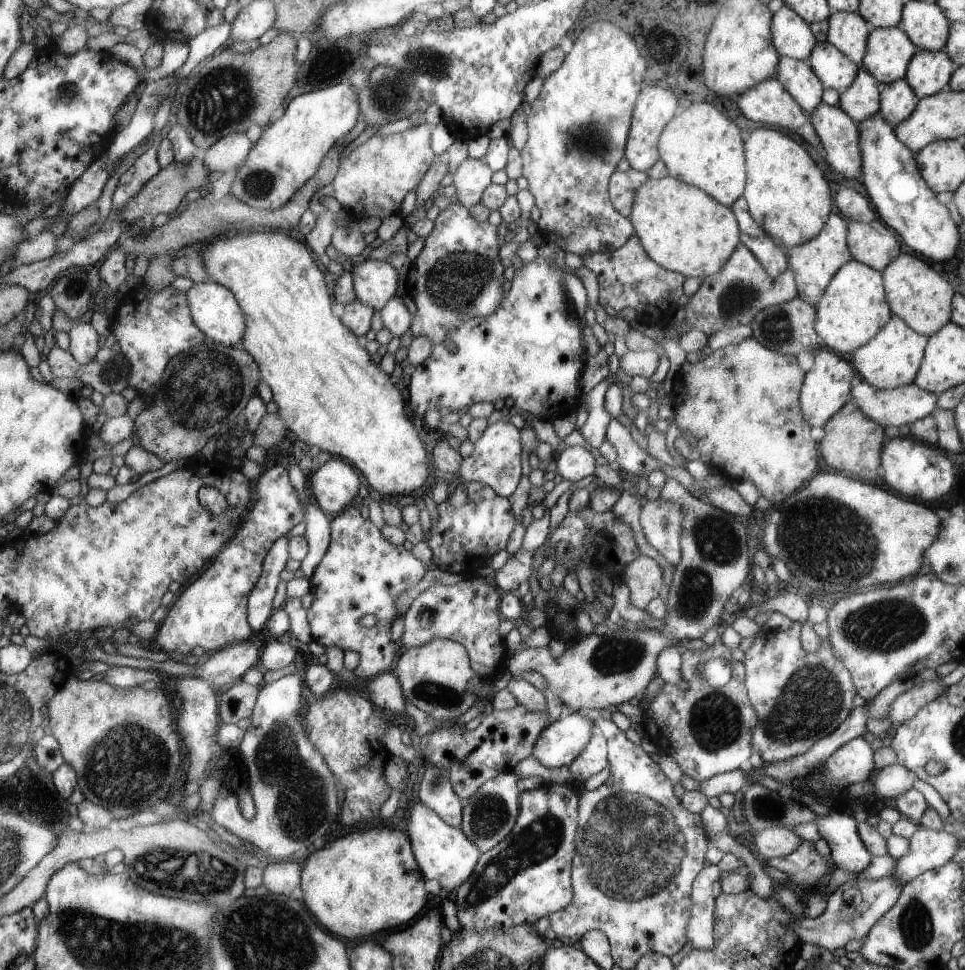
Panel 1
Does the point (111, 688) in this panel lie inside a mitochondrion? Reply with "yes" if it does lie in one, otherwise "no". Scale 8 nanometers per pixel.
no

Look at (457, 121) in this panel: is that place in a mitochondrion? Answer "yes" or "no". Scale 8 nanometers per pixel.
no

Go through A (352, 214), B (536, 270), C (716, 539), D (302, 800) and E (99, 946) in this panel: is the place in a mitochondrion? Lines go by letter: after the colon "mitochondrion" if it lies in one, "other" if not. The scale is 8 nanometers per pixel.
A: other
B: other
C: mitochondrion
D: mitochondrion
E: mitochondrion

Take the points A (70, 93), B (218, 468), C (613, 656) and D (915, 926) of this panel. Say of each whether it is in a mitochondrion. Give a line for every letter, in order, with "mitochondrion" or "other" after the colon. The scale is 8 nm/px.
A: mitochondrion
B: other
C: mitochondrion
D: mitochondrion

